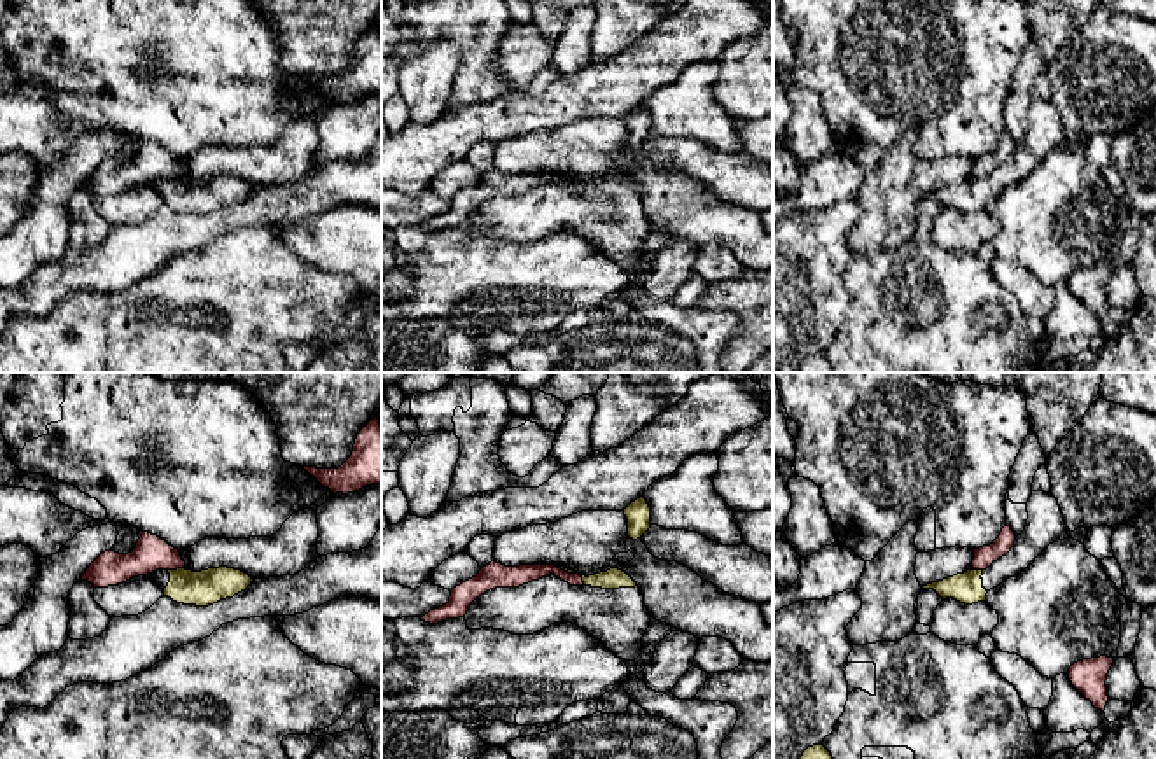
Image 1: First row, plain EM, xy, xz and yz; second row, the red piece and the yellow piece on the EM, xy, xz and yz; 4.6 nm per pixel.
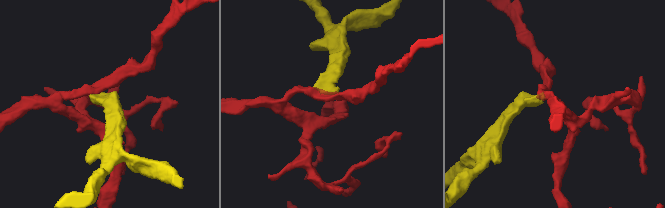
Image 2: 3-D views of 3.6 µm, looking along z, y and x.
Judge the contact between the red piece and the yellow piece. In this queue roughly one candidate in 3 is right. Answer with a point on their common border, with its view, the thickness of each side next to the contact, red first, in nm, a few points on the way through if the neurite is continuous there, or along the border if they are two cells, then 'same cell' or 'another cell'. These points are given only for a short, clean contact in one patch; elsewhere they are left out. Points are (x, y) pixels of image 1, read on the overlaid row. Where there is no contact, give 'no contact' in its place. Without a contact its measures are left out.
meets red in xy at (175, 569); 160 nm thick on the red side, 160 nm on the other; border along xy (184, 567), (168, 570); another cell

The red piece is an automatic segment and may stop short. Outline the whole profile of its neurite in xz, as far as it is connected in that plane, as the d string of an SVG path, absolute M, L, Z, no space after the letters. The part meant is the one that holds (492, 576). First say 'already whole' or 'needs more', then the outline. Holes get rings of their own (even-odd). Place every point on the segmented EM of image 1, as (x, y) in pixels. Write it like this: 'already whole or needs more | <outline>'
already whole | M491 561L490 565L483 567L476 577L453 588L449 602L425 614L421 621L437 624L446 619L463 617L470 603L486 591L495 588L519 588L549 574L554 574L558 579L568 582L570 586L584 586L579 574L568 574L554 565L539 563L505 567L502 563Z

